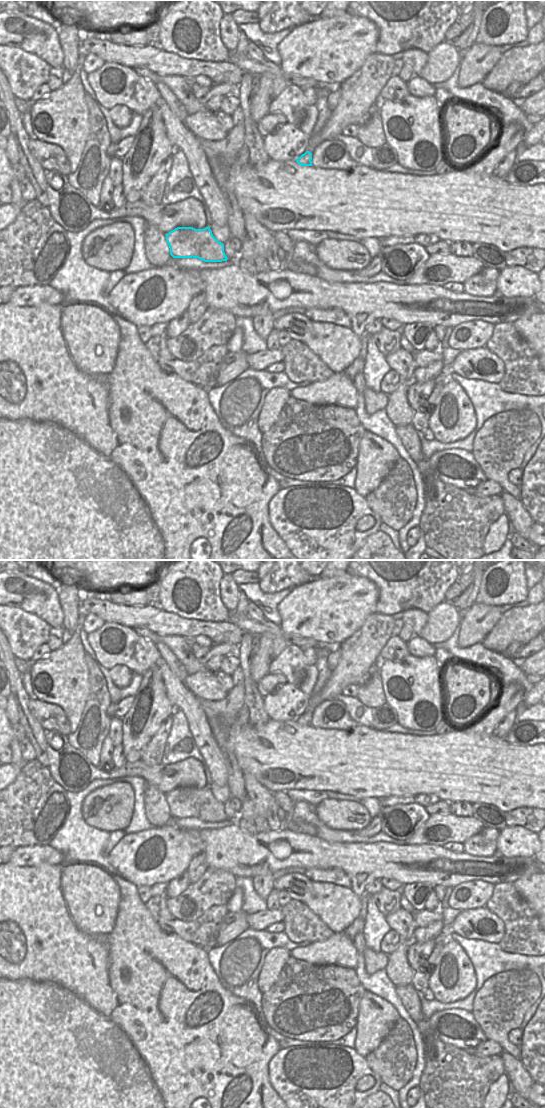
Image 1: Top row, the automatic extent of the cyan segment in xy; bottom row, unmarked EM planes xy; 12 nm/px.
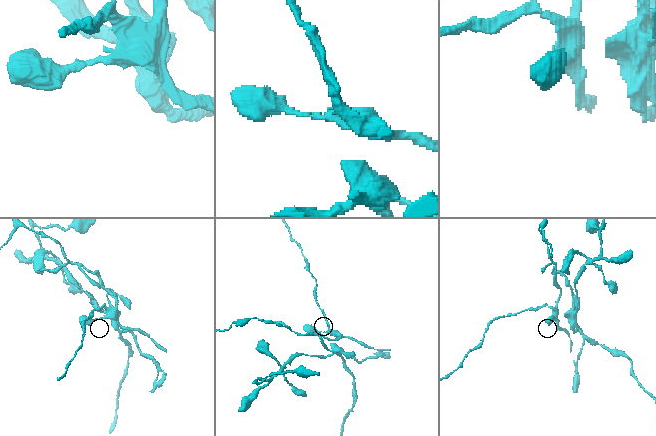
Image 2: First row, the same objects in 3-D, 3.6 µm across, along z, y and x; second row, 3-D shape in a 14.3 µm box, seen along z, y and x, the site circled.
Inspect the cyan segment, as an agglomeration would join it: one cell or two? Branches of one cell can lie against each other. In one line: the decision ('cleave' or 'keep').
cleave

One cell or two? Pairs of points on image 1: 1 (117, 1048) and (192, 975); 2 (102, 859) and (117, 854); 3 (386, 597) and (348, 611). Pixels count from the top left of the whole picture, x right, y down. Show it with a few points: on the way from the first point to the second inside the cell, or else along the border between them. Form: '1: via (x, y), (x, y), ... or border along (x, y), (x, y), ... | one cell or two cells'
1: via (136, 1031), (173, 994) | one cell
2: border along (107, 855), (108, 862), (118, 873) | two cells
3: border along (367, 579), (377, 588), (376, 612) | two cells

